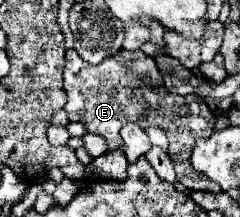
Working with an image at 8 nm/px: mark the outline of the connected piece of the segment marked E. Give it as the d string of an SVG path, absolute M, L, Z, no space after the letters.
M66 50L66 66L64 66L64 90L68 102L64 106L70 122L82 122L88 132L106 138L110 150L122 146L120 128L128 122L138 124L140 128L160 126L170 138L168 156L176 162L176 178L190 190L202 190L218 194L222 188L198 174L190 164L190 154L200 136L210 136L214 132L216 120L208 104L200 96L174 96L166 90L160 80L160 72L156 68L154 58L144 52L118 52L98 66L84 62L76 50Z

